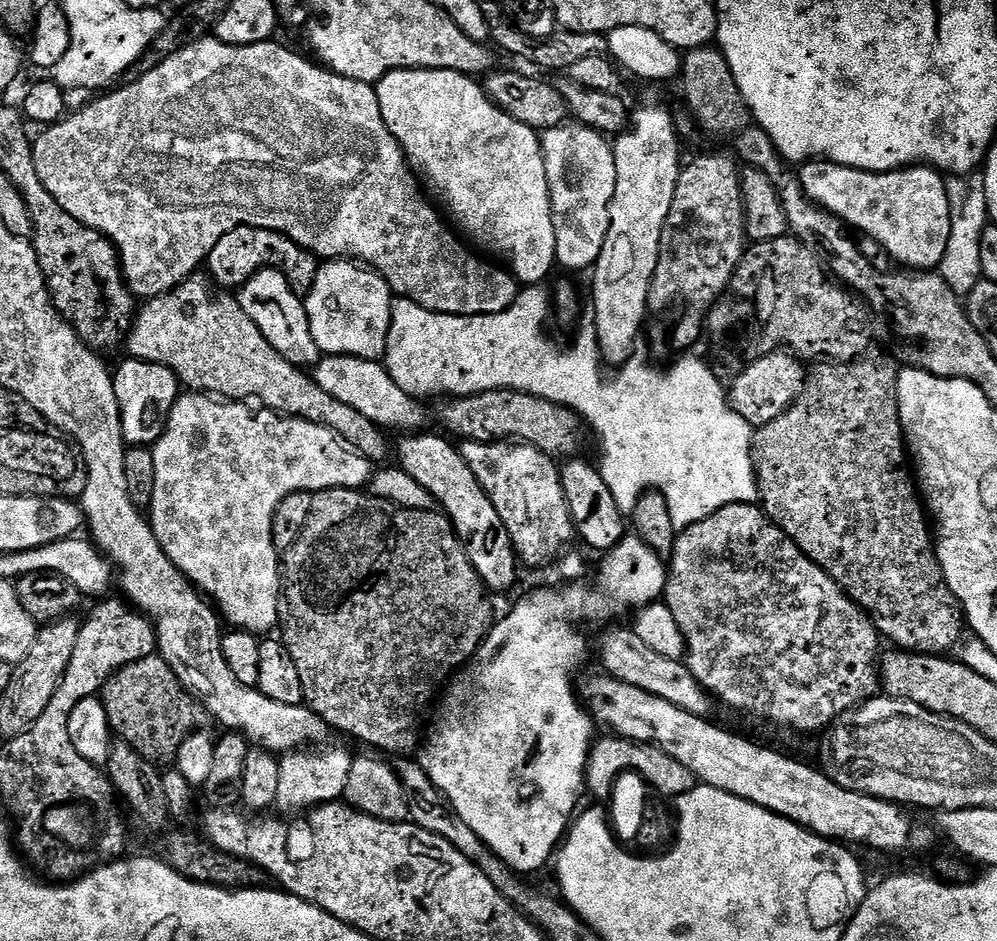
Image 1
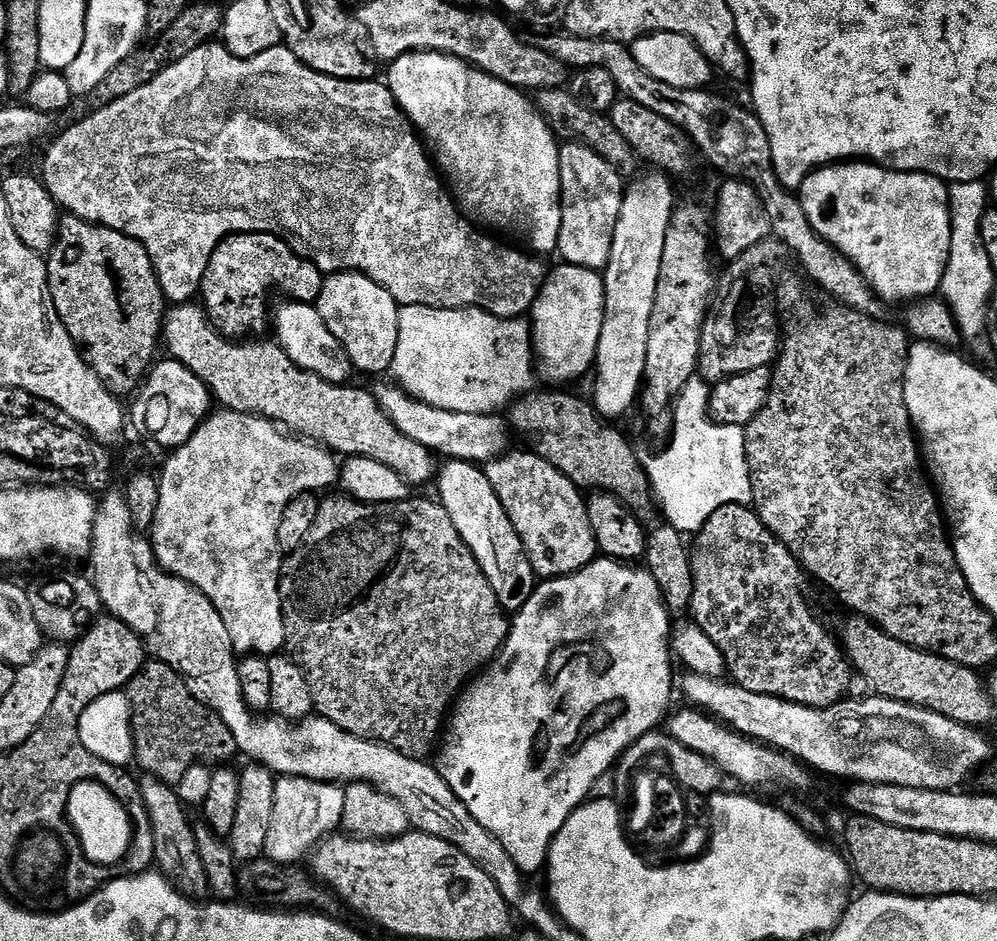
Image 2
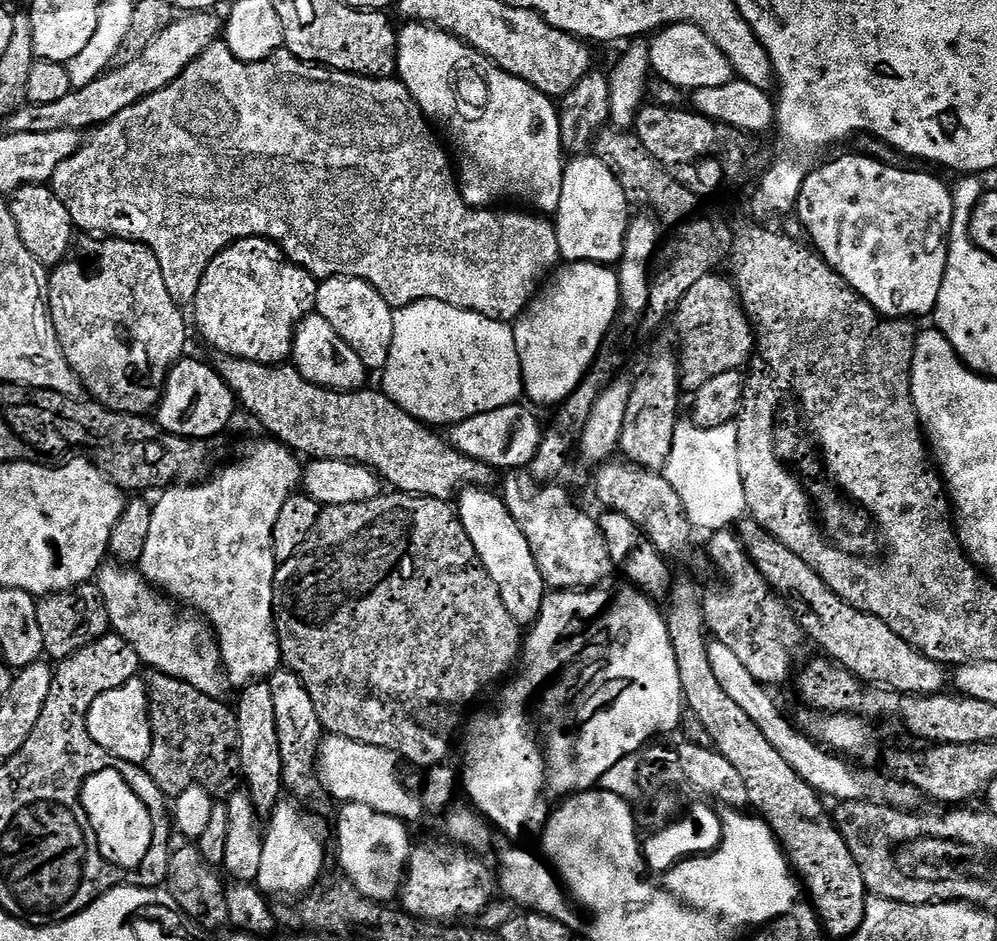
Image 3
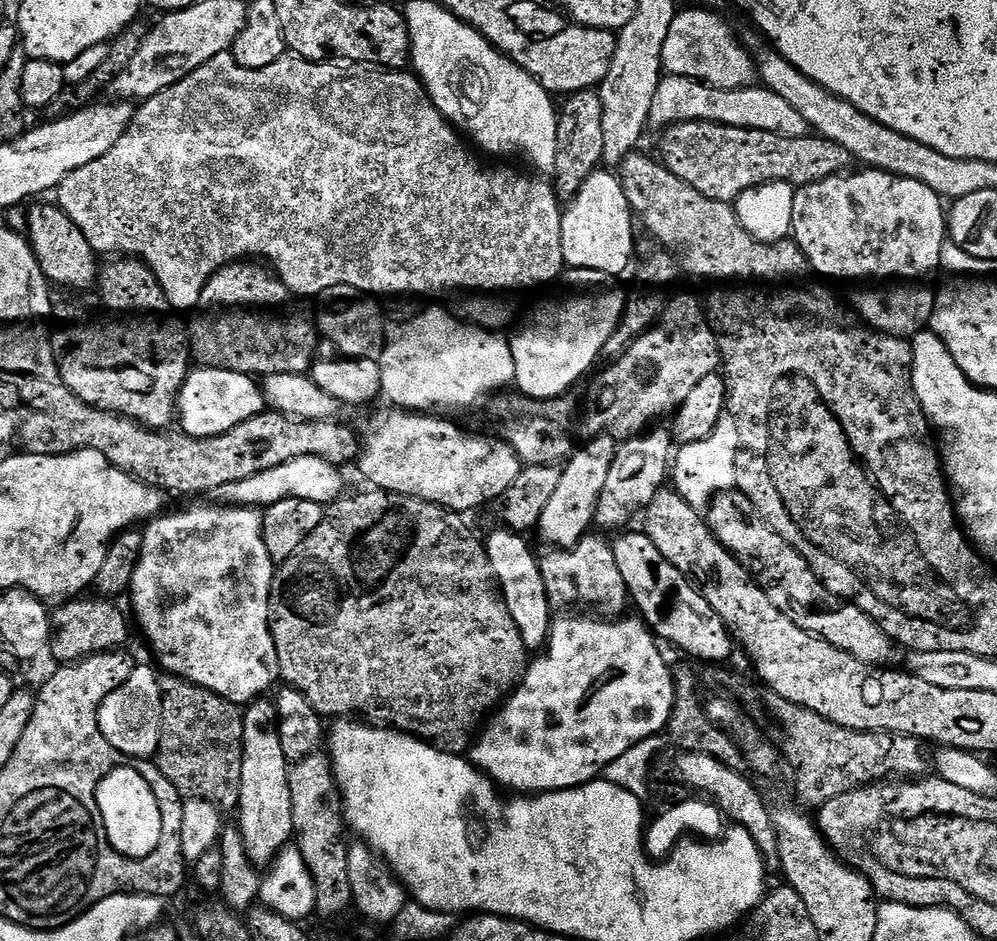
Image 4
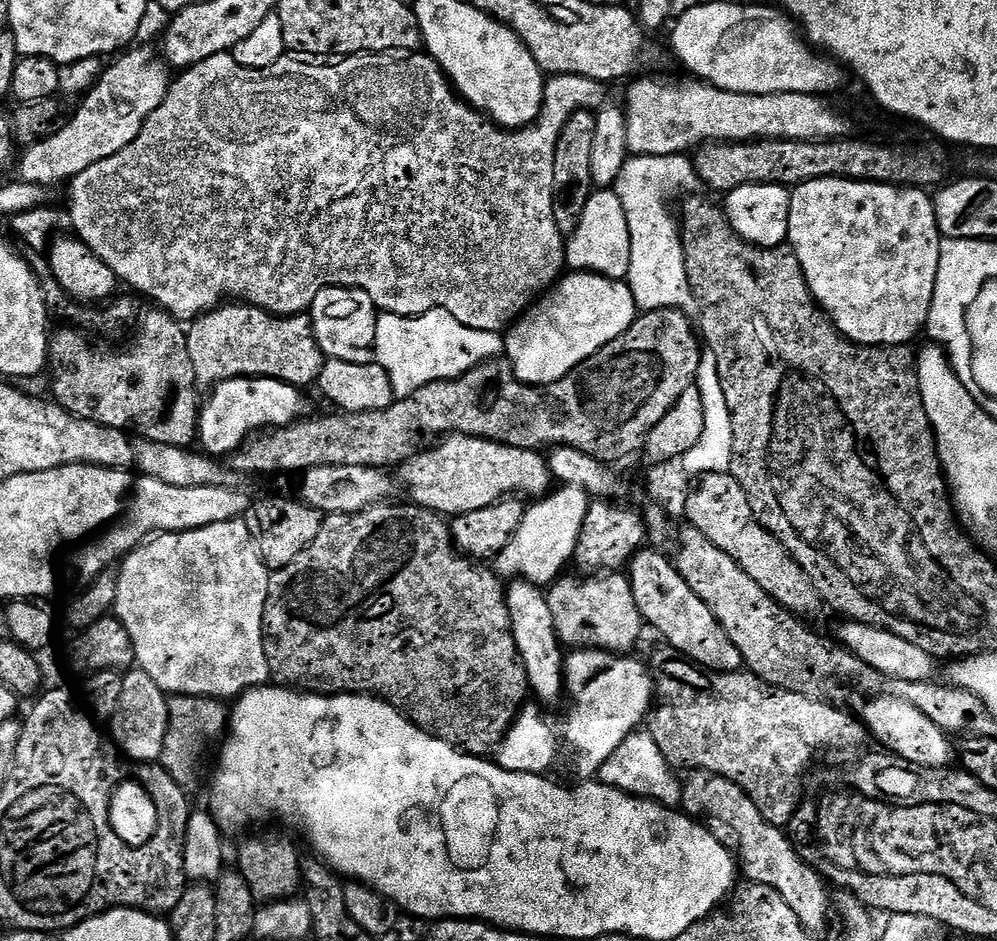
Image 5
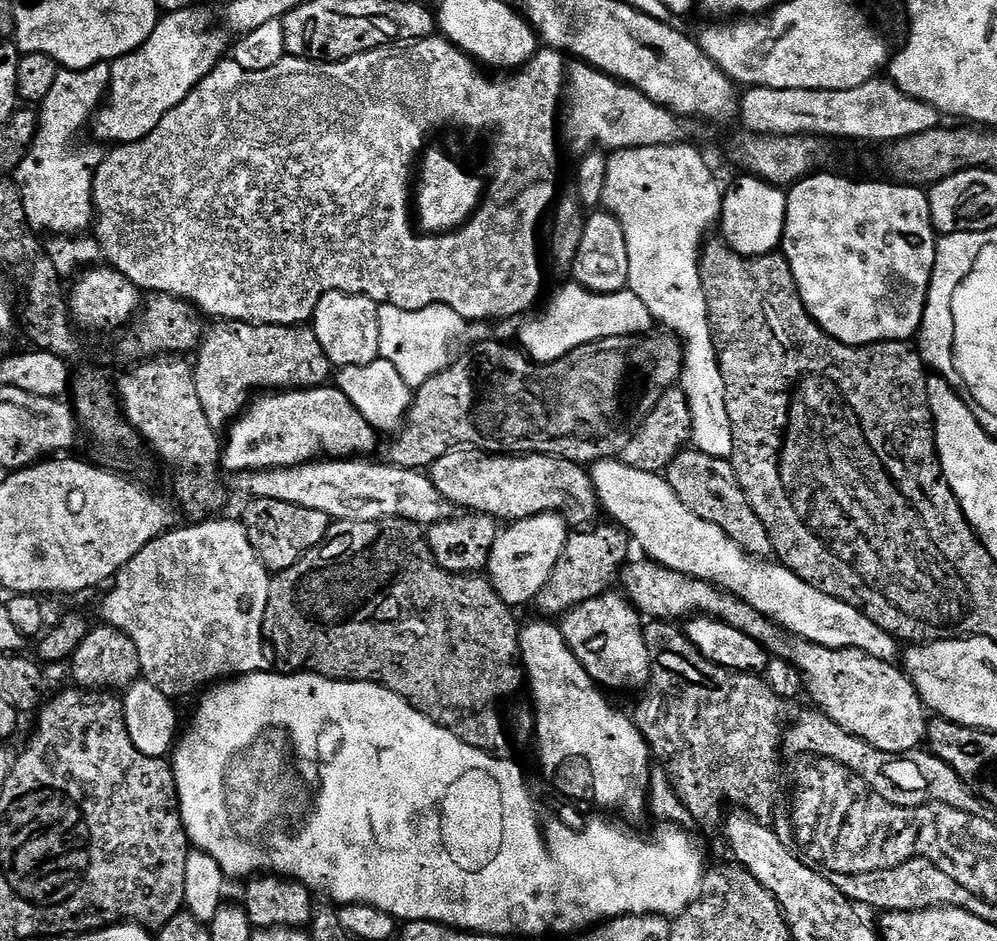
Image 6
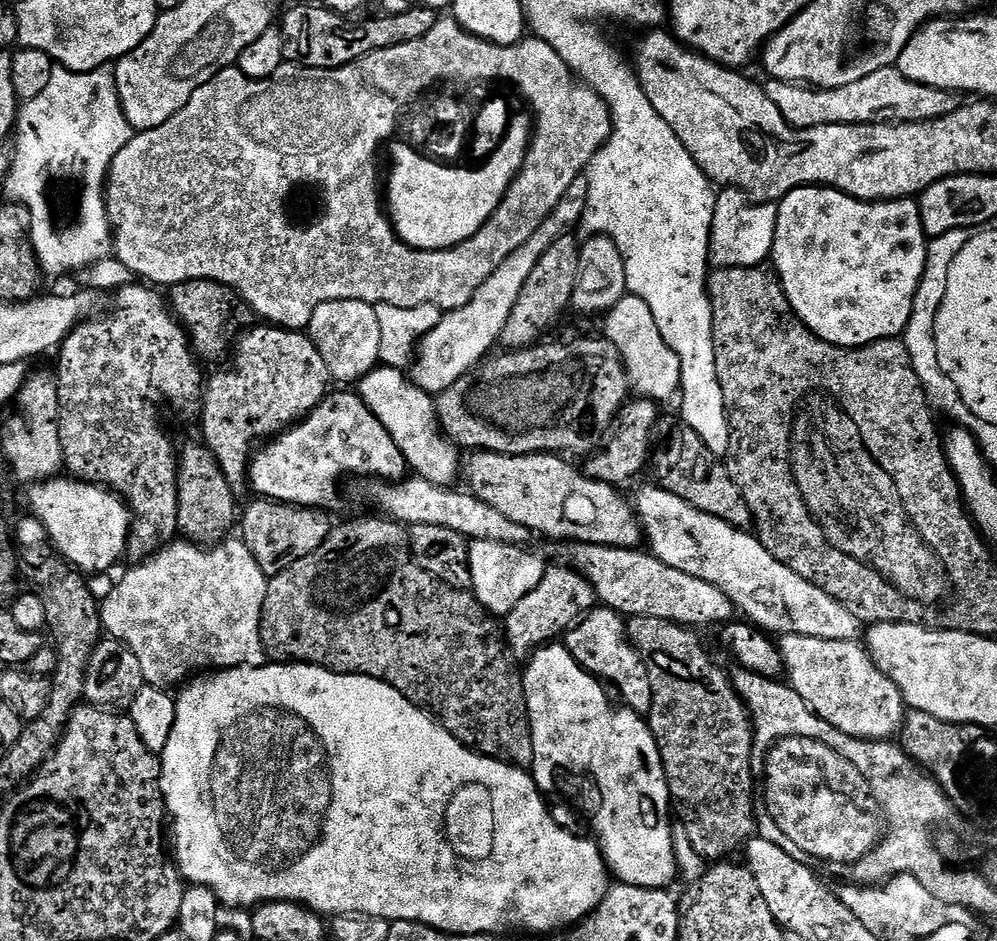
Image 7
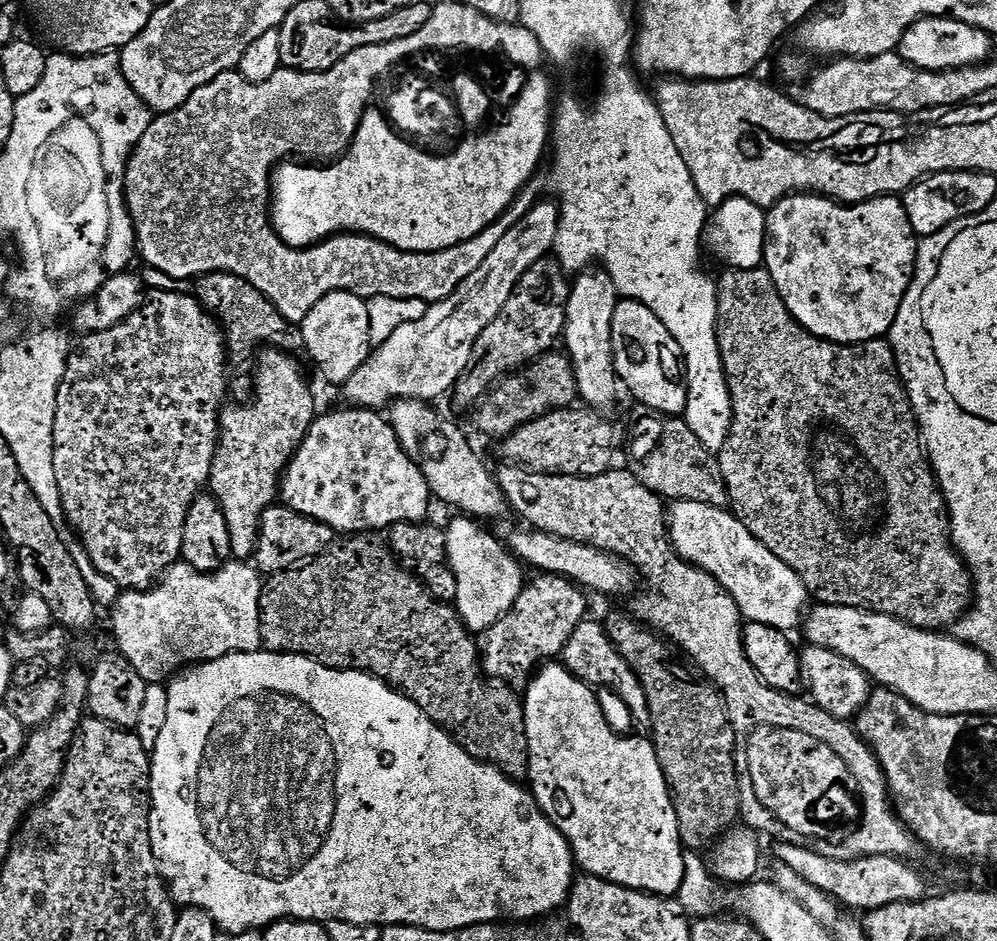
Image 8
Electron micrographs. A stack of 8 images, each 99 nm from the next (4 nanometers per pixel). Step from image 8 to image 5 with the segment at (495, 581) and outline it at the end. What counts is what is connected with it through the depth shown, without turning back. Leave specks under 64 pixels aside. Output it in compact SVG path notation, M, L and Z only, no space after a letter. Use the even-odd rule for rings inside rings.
M560 486L551 494L537 499L533 508L532 505L525 507L522 526L518 526L518 534L510 538L506 550L502 550L502 554L496 557L495 571L501 577L527 580L537 586L555 584L567 569L564 567L573 563L578 534L582 530L589 503L590 497L584 489Z

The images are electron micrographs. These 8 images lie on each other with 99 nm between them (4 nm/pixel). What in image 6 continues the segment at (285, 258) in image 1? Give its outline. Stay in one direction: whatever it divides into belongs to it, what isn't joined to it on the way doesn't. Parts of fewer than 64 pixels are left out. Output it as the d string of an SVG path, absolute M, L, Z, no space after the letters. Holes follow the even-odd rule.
M220 320L207 329L195 353L194 371L198 386L198 402L206 414L206 422L217 430L224 430L248 407L250 397L261 390L295 390L318 388L333 375L334 366L326 358L315 332L308 326L290 324L251 324L241 320Z

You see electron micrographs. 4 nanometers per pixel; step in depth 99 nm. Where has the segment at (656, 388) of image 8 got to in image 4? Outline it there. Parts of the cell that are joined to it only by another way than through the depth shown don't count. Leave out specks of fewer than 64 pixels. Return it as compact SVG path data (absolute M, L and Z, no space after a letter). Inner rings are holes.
M574 268L565 271L563 273L562 280L563 283L568 283L568 288L572 291L572 293L564 292L557 298L557 300L548 300L545 304L538 305L537 308L529 314L528 321L526 321L525 324L517 330L516 337L511 337L510 340L512 353L514 354L514 370L516 371L516 378L514 381L515 387L520 387L517 389L519 389L523 395L528 396L531 400L554 400L563 397L565 395L564 391L566 391L567 388L574 387L575 384L591 370L592 363L594 363L598 358L601 359L606 342L610 338L610 334L614 334L614 330L620 325L620 315L624 312L624 302L626 299L625 293L604 292L606 277L603 272L599 272L598 270L586 270L585 268Z

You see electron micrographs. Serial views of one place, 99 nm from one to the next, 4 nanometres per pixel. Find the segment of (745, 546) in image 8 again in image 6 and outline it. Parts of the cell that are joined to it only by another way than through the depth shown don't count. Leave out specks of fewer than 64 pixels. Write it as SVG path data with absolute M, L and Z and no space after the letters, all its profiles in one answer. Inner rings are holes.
M613 458L610 460L599 460L591 465L590 475L592 485L595 486L596 499L599 501L604 514L611 521L628 533L629 537L641 548L643 555L654 564L661 564L664 568L674 570L678 574L693 576L699 580L705 580L731 592L738 599L744 600L754 610L758 610L763 616L768 617L773 624L779 626L785 633L793 637L809 640L818 646L827 648L853 648L862 650L874 658L895 661L901 655L902 648L895 636L891 636L878 622L874 622L866 613L860 612L854 606L850 606L845 600L837 596L826 594L814 586L807 584L798 574L792 573L779 562L769 562L764 558L757 558L743 552L721 528L714 526L714 522L706 522L694 514L686 506L682 506L682 498L674 494L674 490L668 485L663 475L646 470L636 470L626 466L623 460Z

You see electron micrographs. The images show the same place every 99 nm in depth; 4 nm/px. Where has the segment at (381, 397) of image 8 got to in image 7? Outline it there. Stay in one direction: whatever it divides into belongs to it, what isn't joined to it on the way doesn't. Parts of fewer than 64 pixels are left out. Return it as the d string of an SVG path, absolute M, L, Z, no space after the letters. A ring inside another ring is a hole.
M581 178L572 183L570 190L541 222L538 230L534 230L530 239L518 246L518 250L514 250L514 254L510 254L501 264L497 264L490 278L486 278L486 282L478 286L472 301L466 306L453 308L441 315L438 326L434 326L434 330L430 330L421 338L414 353L410 364L410 379L413 384L429 394L445 392L500 344L502 330L506 330L506 322L510 322L514 302L518 302L518 294L522 294L522 286L526 286L530 270L538 266L538 258L542 258L542 254L550 250L552 243L571 229L568 228L571 224L579 225L586 210L587 197L587 179Z

